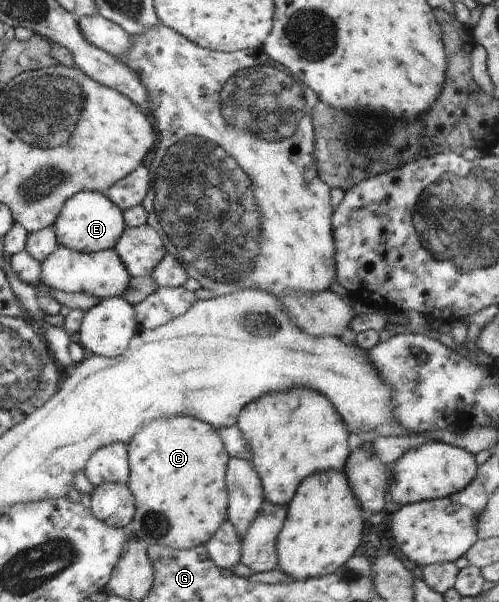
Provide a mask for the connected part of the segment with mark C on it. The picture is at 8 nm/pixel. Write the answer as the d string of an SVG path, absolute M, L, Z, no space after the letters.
M191 416L157 418L134 433L128 443L128 488L134 497L135 513L129 525L131 535L147 545L191 549L206 543L228 517L226 467L230 458L221 436L212 425Z

